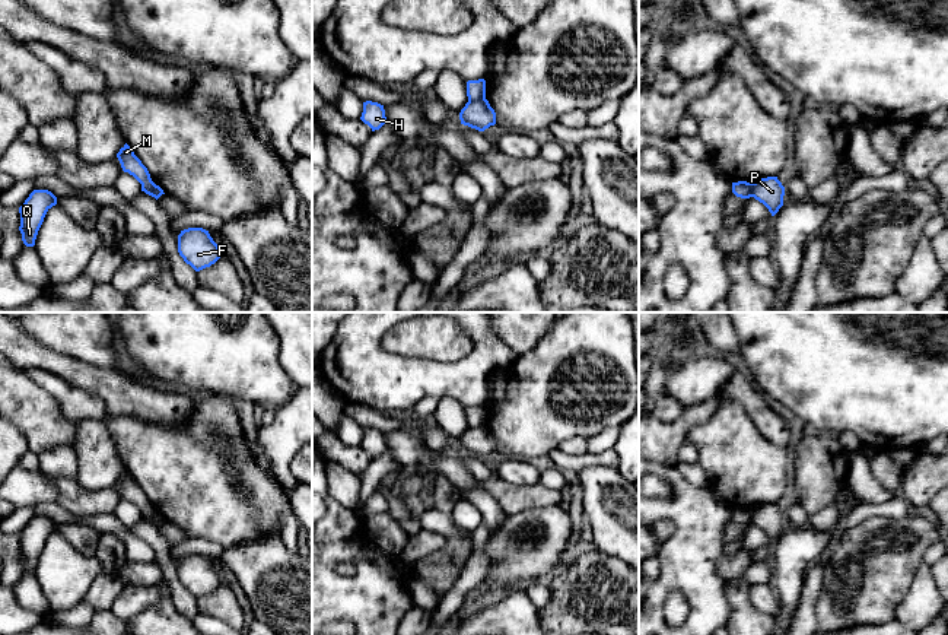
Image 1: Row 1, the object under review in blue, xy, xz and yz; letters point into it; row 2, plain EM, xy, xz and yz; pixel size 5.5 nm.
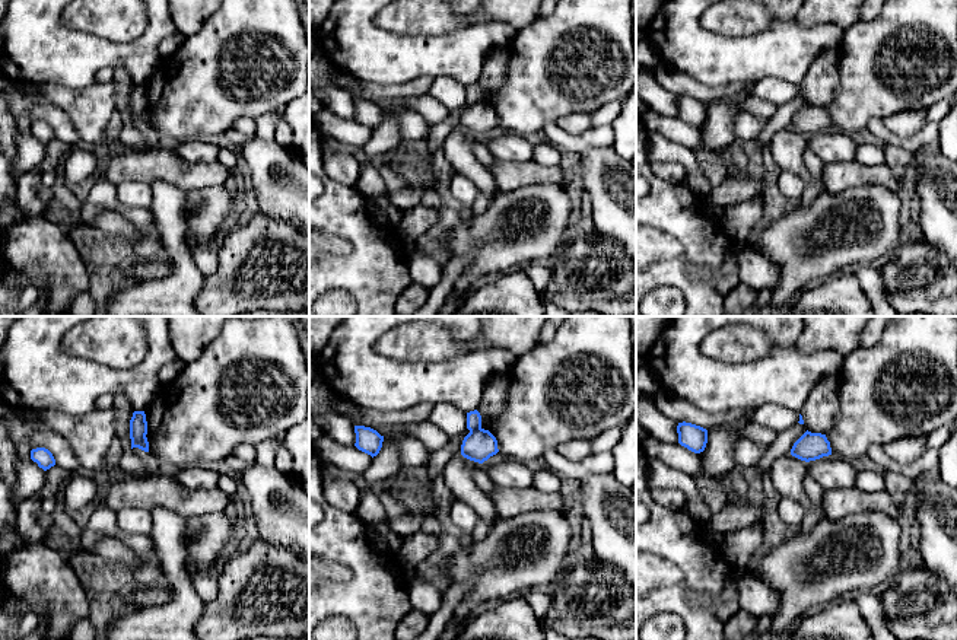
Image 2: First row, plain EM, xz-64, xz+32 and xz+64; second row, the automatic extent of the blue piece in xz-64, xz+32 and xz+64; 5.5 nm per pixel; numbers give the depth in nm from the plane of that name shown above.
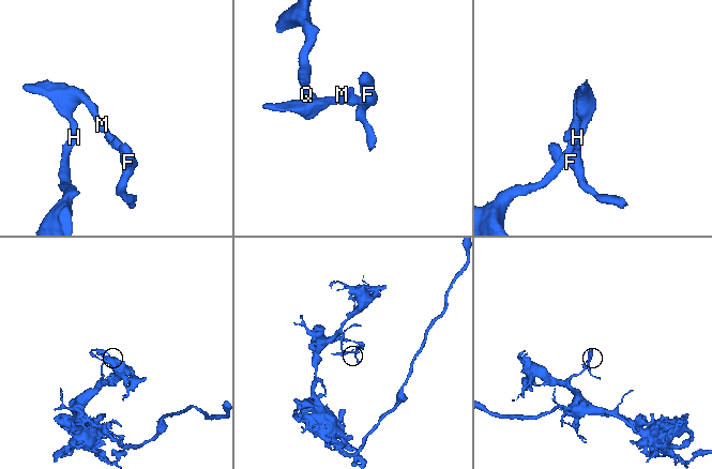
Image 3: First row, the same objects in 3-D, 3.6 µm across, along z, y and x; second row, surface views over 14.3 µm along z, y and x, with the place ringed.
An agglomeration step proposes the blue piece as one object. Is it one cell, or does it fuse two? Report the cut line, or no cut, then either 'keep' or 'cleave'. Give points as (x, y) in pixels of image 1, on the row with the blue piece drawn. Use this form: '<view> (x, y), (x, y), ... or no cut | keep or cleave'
xz (484, 97), (468, 101) | cleave

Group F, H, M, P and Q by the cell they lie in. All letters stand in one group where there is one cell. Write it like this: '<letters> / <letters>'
F P / H M Q

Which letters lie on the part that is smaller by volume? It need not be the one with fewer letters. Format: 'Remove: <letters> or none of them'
Remove: F, P

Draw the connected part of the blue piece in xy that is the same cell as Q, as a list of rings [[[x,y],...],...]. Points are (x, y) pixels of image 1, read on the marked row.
[[[34,190],[19,207],[22,241],[26,247],[34,247],[38,231],[47,212],[57,204],[57,197],[48,190]]]

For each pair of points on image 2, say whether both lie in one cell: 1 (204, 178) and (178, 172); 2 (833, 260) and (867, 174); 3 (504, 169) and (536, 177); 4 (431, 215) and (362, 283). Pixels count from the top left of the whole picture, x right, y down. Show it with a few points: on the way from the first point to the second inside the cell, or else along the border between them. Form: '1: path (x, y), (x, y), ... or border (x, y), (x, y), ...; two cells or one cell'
1: path (199, 175), (184, 175); one cell
2: border (896, 191), (880, 185), (857, 185), (829, 193); two cells
3: path (511, 175), (528, 175); one cell
4: border (393, 231), (394, 236), (407, 248); two cells

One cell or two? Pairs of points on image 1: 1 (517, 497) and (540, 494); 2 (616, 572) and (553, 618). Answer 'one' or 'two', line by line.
1: one
2: one

